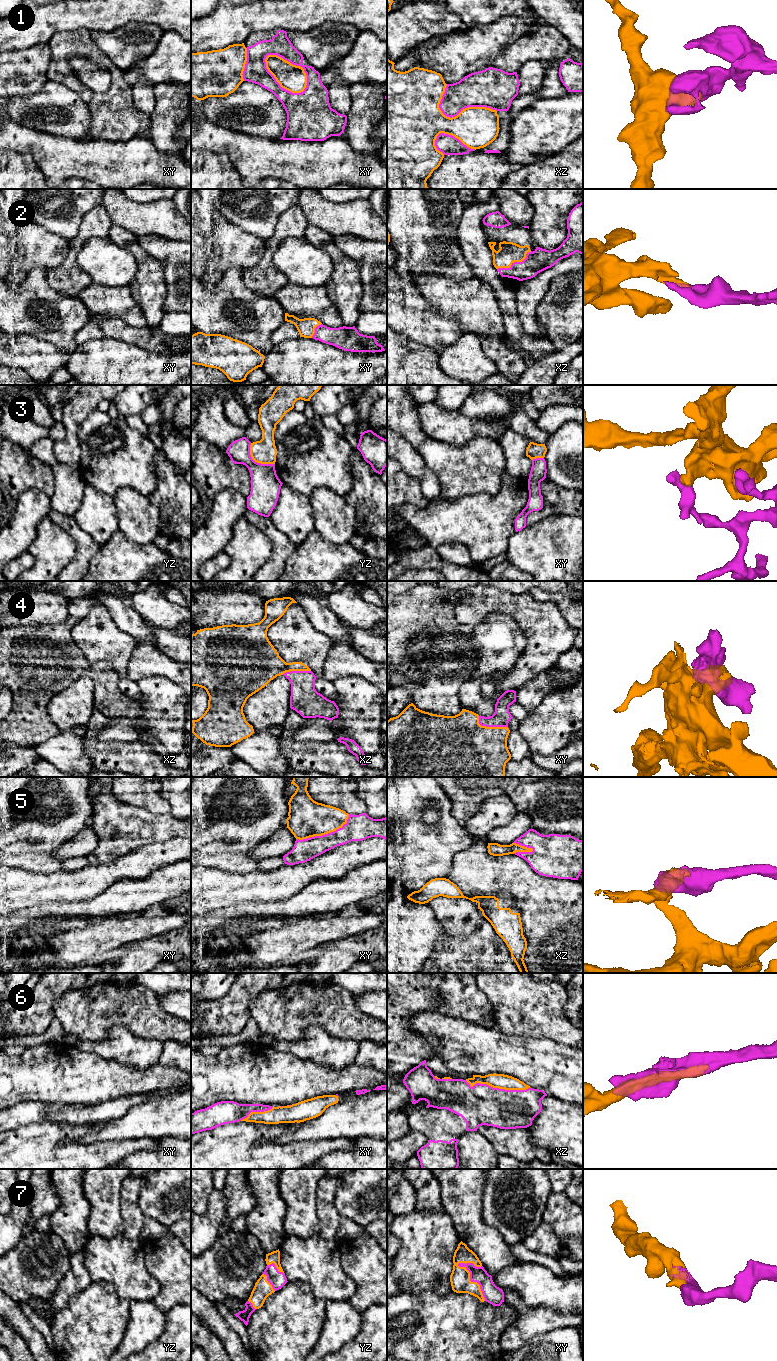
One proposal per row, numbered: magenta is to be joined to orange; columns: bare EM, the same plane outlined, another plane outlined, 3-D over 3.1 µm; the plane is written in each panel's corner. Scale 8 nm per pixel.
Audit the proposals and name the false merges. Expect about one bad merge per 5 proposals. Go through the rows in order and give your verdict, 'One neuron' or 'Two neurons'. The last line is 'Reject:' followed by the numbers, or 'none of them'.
1: Two neurons
2: One neuron
3: Two neurons
4: One neuron
5: One neuron
6: One neuron
7: One neuron
Reject: 1, 3

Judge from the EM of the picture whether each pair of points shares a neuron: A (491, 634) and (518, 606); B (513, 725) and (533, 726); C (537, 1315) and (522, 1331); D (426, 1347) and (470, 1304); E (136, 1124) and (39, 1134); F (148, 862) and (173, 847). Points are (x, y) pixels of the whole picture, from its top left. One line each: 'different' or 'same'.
A: different
B: different
C: same
D: same
E: different
F: same

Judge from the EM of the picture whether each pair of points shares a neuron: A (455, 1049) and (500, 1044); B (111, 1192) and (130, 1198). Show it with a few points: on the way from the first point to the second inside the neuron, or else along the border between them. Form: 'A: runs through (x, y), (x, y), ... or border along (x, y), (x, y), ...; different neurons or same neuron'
A: runs through (466, 1049), (489, 1049); same neuron
B: border along (124, 1179), (121, 1185), (122, 1218); different neurons

